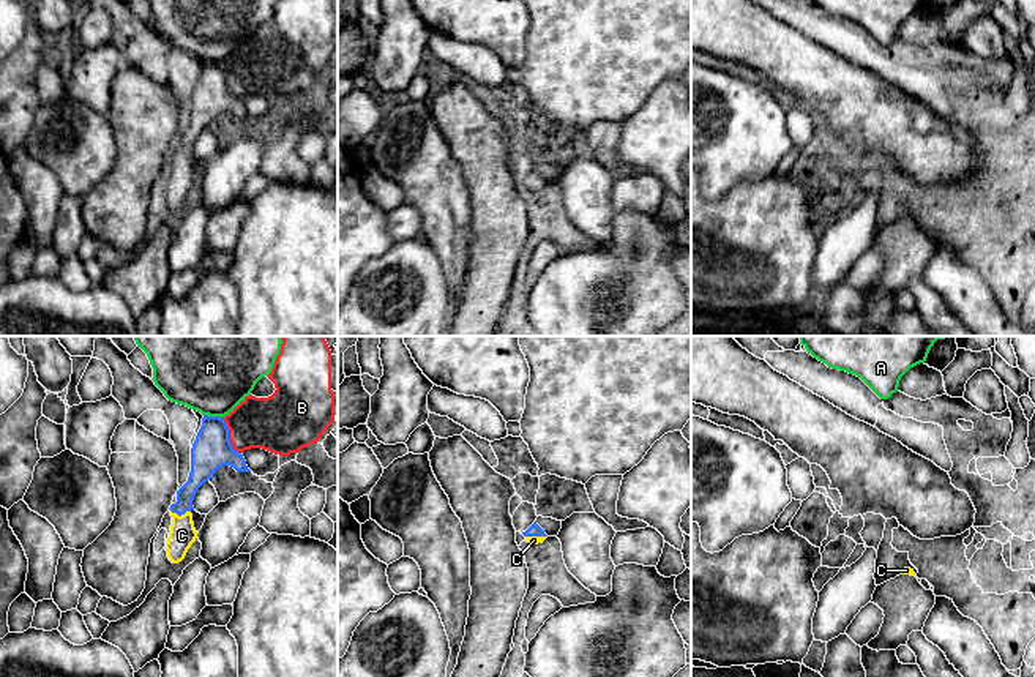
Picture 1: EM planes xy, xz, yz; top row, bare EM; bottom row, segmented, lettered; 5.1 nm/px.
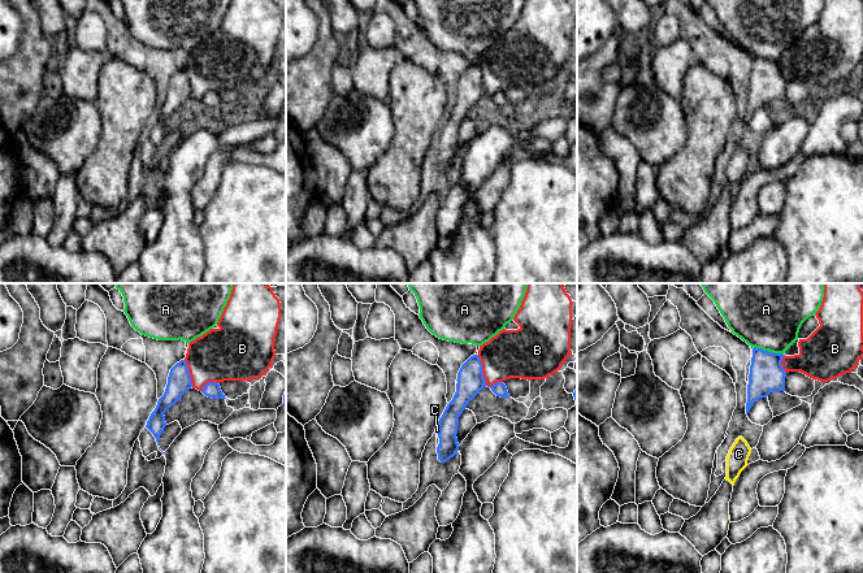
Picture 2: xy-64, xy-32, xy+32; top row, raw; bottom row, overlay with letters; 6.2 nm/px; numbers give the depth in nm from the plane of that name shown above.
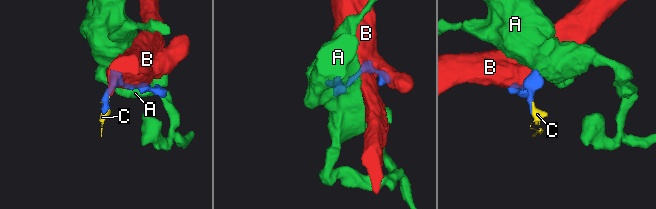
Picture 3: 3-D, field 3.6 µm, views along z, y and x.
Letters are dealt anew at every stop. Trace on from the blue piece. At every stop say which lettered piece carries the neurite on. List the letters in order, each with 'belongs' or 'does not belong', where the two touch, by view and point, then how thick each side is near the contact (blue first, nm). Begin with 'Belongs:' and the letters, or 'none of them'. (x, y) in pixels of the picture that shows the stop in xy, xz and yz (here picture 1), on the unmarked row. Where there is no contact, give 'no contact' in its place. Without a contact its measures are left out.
Belongs: C
A: does not belong; contact xy (213, 63); calibres 200 and 320 nm
B: does not belong; contact xy (227, 84); calibres 200 and 280 nm
C: belongs; contact xy (180, 161); calibres 110 and 140 nm

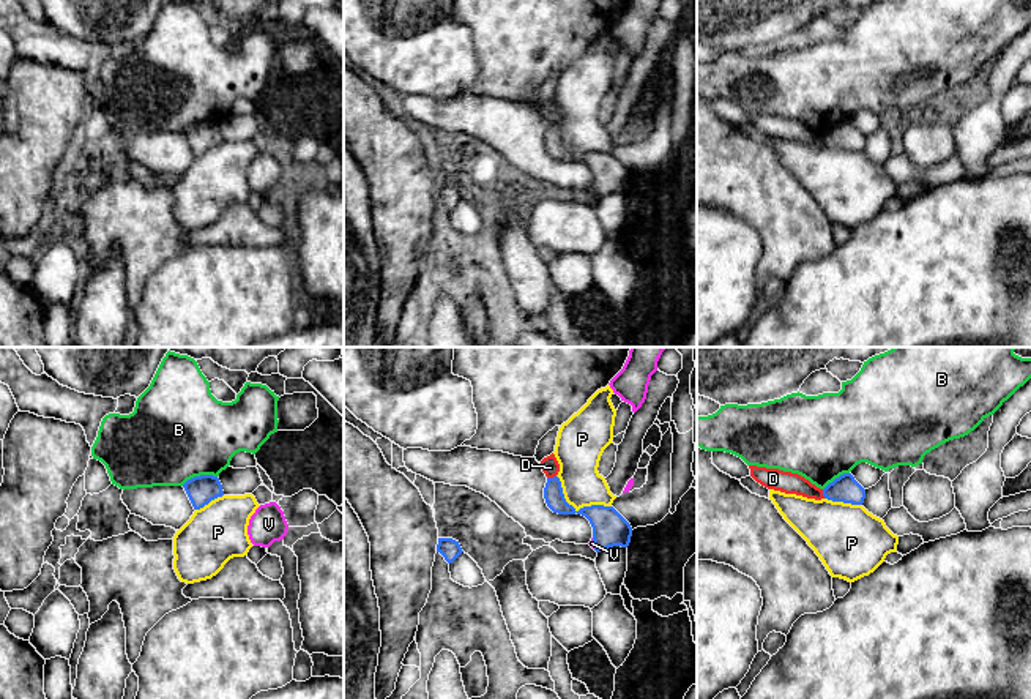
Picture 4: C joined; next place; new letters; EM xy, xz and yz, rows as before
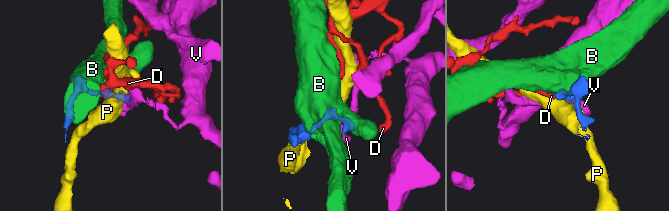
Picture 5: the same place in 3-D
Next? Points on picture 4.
Belongs: none of them
B: does not belong; contact xy (200, 122); calibres 150 and 480 nm
D: does not belong; contact xz (550, 125); calibres 100 and 90 nm
P: does not belong; contact xz (574, 155); calibres 180 and 200 nm
V: does not belong; contact xz (595, 190); calibres 180 and 30 nm

